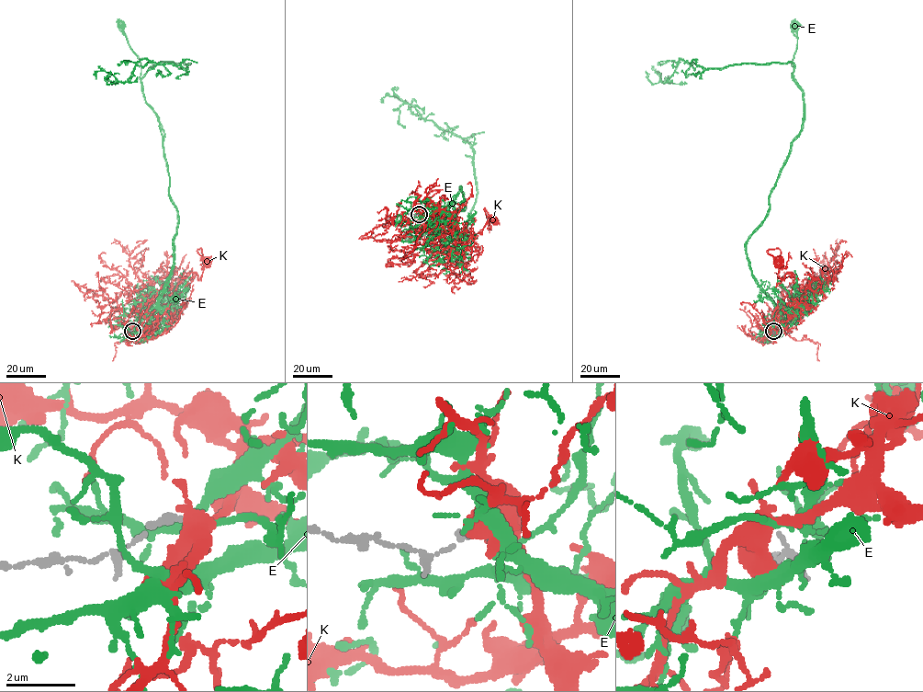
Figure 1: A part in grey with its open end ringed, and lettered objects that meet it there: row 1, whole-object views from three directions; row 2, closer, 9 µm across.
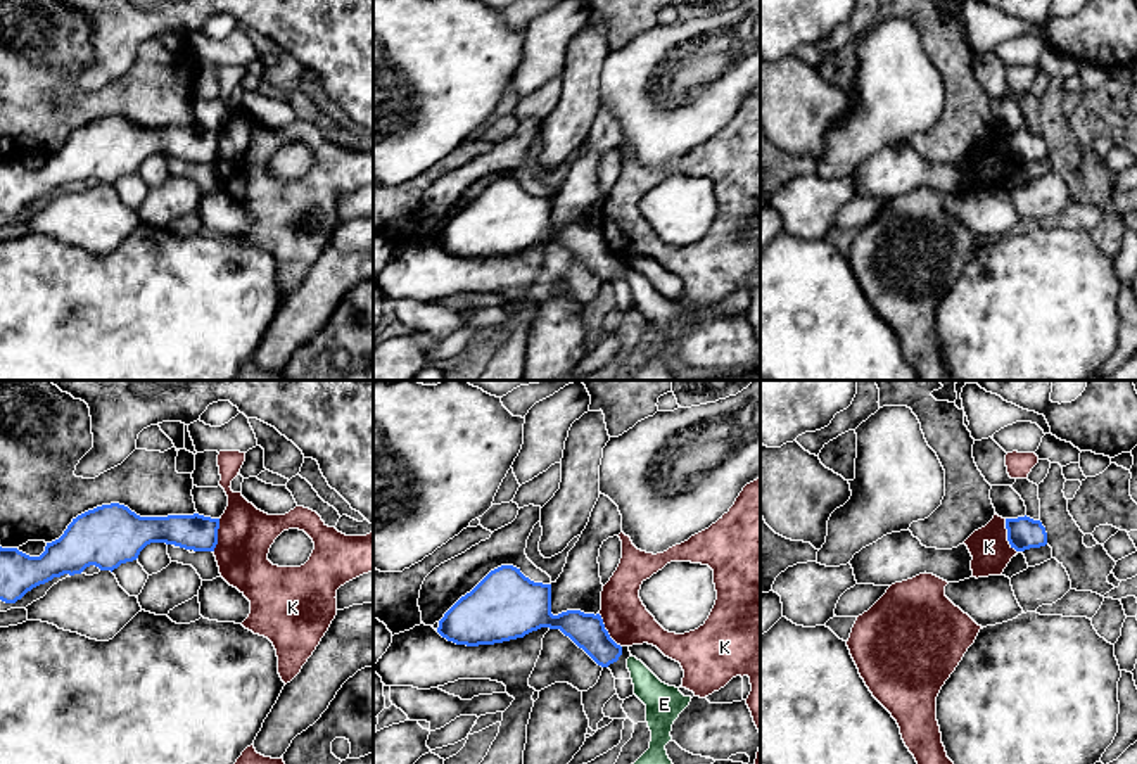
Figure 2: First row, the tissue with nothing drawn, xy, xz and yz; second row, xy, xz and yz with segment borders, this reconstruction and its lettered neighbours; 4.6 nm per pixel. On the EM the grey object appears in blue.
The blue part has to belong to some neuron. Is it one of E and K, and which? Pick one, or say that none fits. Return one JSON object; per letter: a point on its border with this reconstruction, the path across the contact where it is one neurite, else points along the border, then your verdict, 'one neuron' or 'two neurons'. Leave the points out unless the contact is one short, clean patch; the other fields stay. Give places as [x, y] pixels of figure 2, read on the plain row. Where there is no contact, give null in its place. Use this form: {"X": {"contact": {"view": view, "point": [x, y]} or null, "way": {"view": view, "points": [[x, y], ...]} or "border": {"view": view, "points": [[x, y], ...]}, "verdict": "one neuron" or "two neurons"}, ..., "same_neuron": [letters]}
{"E": {"contact": null, "verdict": "one neuron"}, "K": {"contact": {"view": "xz", "point": [607, 244]}, "border": {"view": "xz", "points": [[598, 227], [607, 246], [621, 260]]}, "verdict": "two neurons"}, "same_neuron": ["E"]}

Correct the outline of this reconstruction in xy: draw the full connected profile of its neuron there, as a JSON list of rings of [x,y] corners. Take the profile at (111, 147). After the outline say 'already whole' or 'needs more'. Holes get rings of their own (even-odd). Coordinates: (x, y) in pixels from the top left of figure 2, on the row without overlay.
[[[119,116],[102,118],[73,131],[40,169],[0,159],[0,213],[16,216],[33,201],[90,178],[112,185],[137,173],[150,156],[214,164],[218,142],[219,131],[199,126],[140,130]]]; already whole

